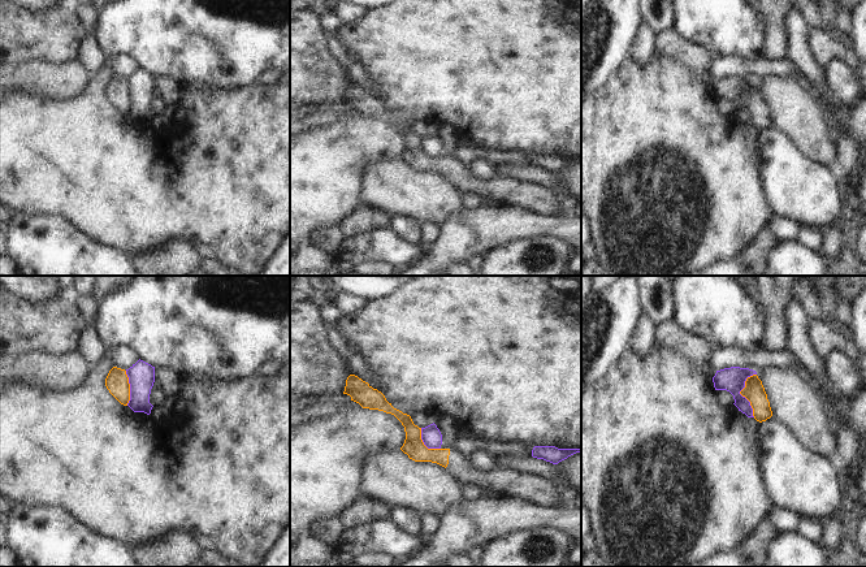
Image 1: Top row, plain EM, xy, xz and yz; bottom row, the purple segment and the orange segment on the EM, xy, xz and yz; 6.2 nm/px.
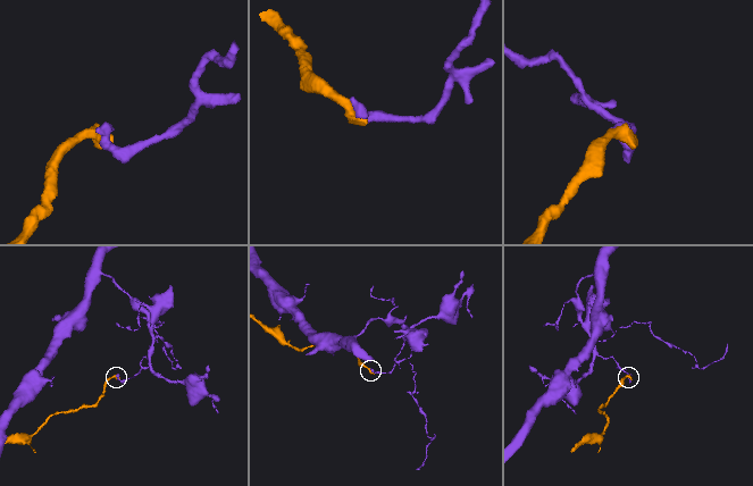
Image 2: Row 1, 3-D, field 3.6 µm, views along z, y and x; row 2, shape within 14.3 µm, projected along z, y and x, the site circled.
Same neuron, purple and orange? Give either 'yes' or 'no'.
no

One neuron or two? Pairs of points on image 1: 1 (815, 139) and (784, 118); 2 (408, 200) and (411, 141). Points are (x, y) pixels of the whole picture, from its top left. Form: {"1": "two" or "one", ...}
{"1": "one", "2": "two"}

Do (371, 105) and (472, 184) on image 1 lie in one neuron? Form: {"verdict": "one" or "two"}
{"verdict": "one"}

